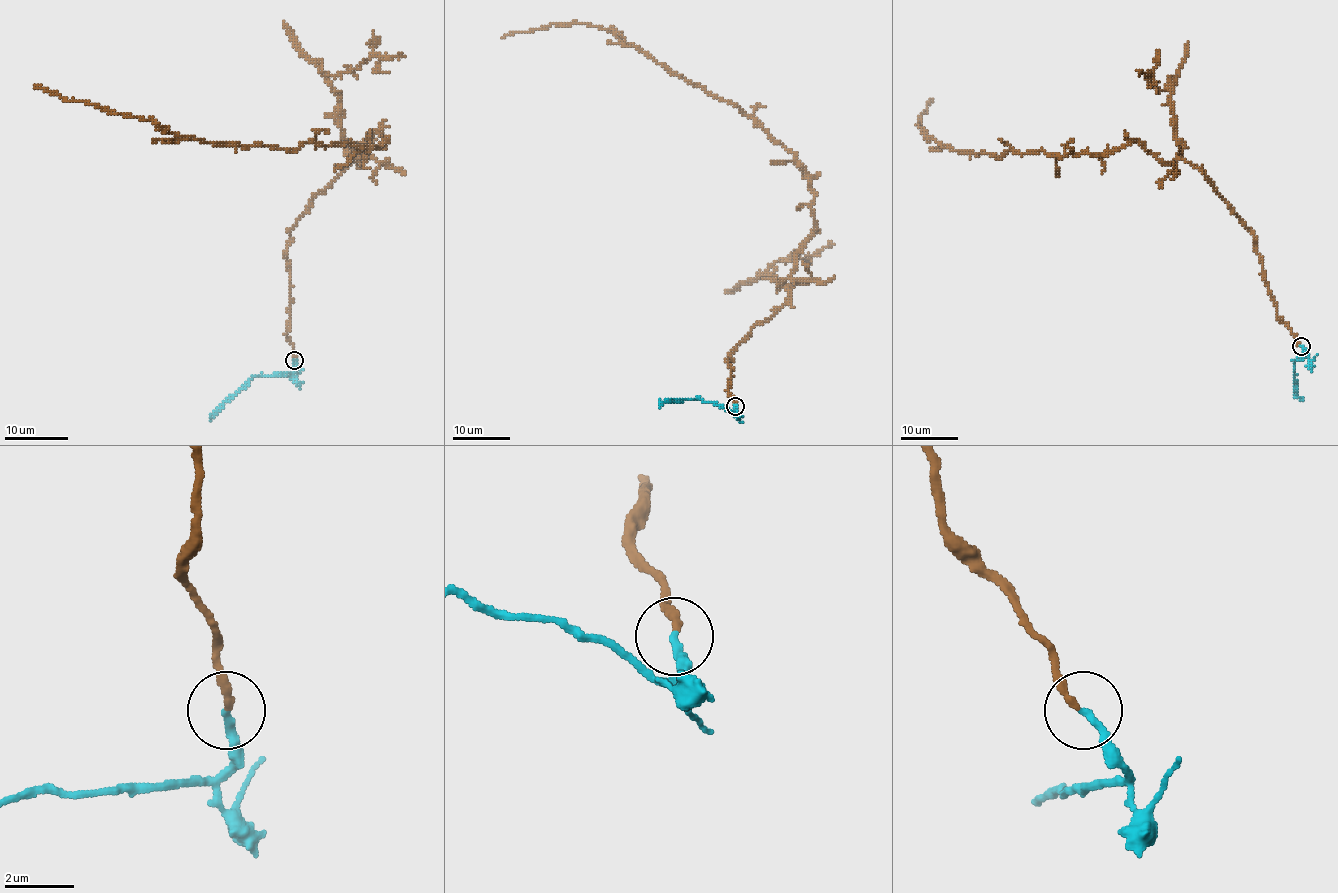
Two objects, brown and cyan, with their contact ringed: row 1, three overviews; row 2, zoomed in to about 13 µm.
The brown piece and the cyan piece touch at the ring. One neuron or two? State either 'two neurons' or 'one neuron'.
one neuron

